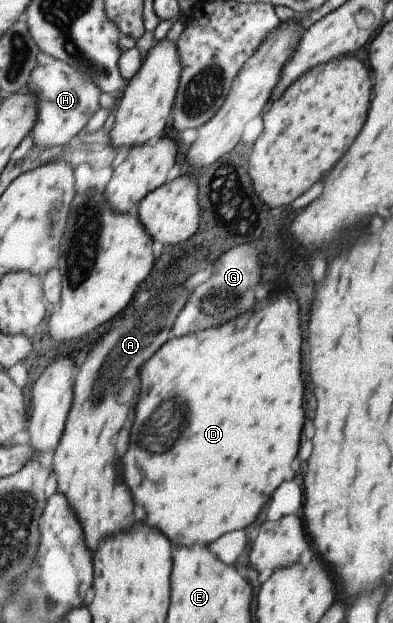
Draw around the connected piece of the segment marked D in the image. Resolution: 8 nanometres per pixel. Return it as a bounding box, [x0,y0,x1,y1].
[124,292,306,544]

